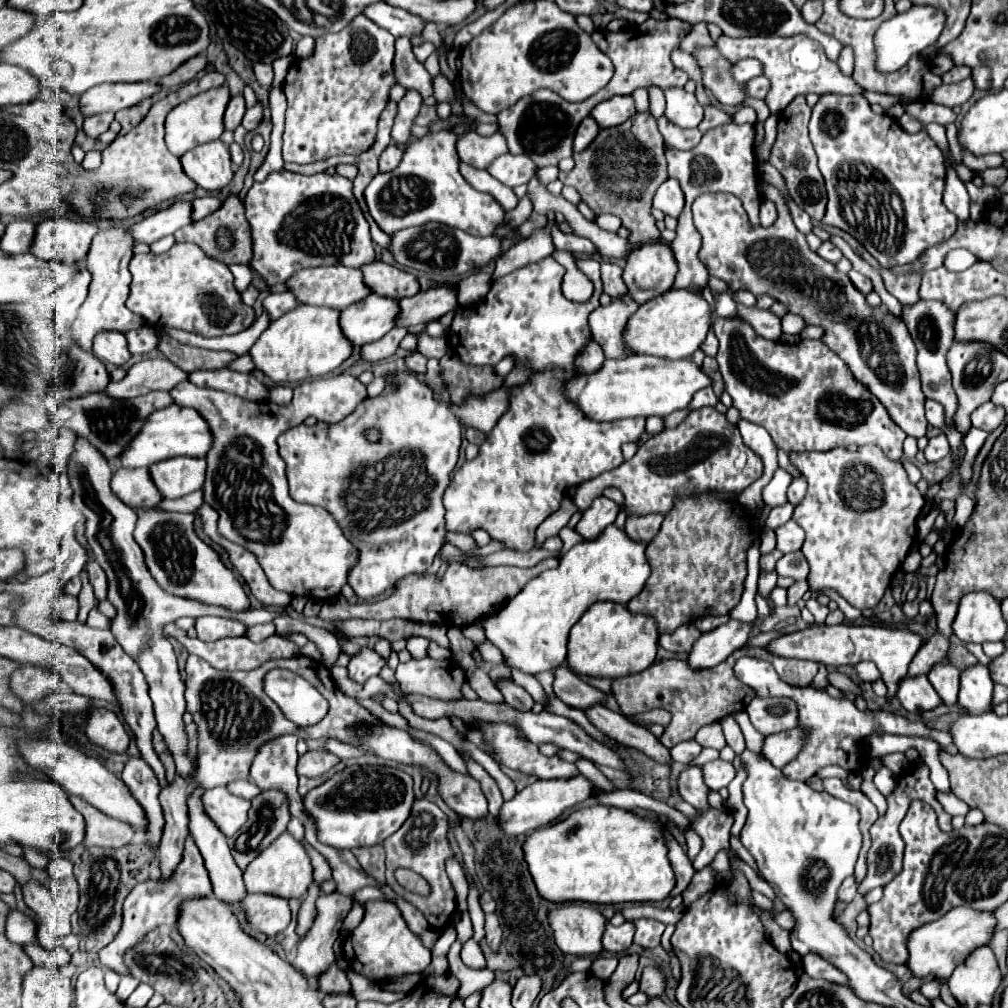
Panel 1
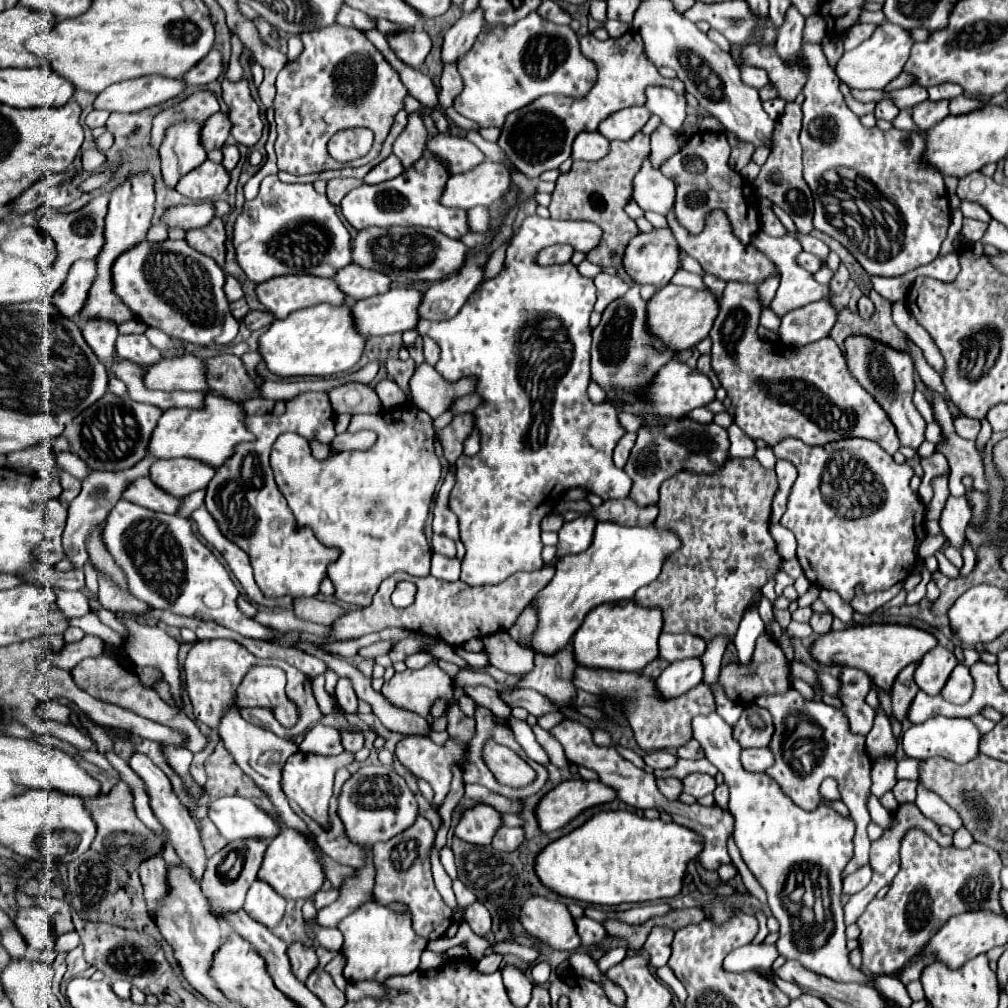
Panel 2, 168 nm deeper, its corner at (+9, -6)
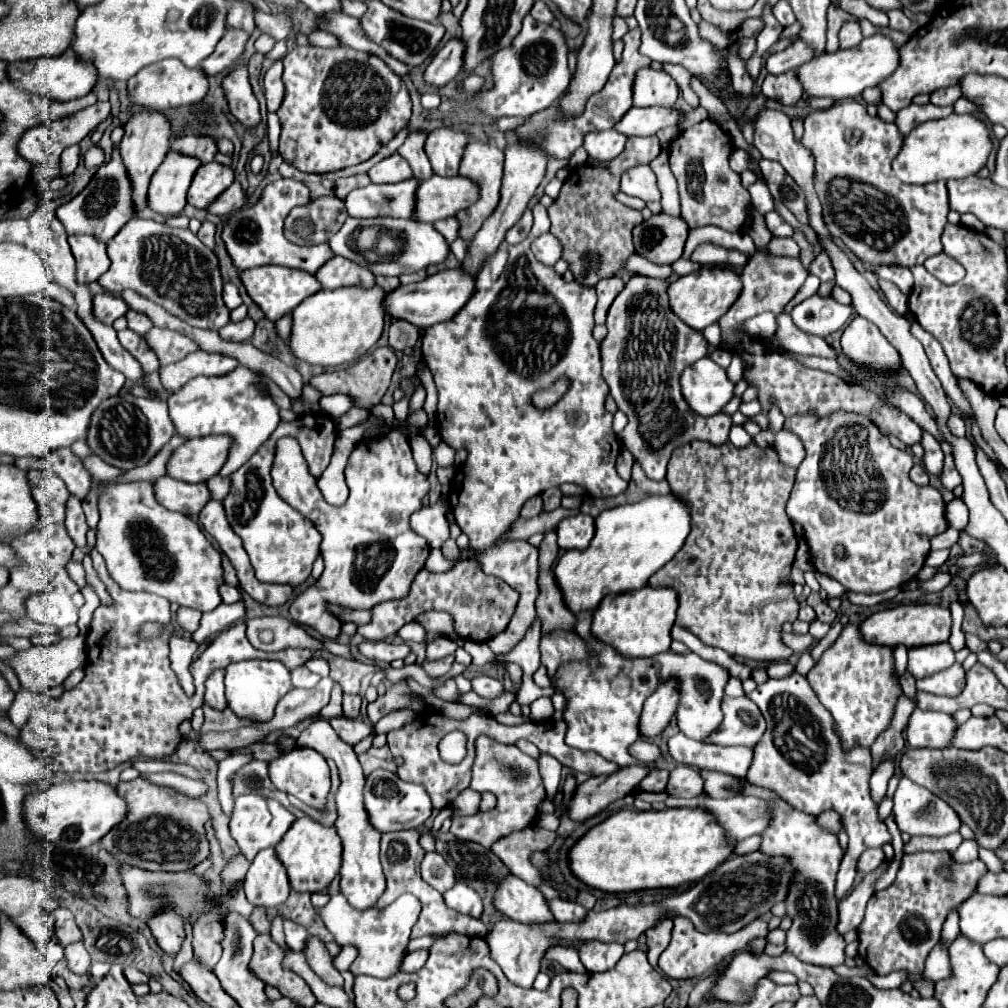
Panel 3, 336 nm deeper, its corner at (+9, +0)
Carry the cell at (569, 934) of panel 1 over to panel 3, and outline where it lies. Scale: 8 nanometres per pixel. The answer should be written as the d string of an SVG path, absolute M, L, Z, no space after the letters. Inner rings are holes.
M507 876L497 888L495 908L511 920L525 924L545 924L555 922L555 916L547 904L543 892L535 886L521 882L517 876Z

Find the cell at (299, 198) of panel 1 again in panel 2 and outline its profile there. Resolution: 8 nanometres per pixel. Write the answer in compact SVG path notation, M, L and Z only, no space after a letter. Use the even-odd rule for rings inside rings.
M275 174L261 182L261 190L255 200L245 202L243 212L235 222L235 250L237 262L255 284L283 274L313 274L321 278L333 278L335 272L351 264L349 232L337 218L333 204L325 194L317 194L311 184L283 184Z

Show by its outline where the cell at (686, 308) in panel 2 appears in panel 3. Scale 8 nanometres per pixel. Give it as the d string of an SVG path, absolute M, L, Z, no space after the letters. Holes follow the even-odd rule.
M701 268L699 272L687 274L677 278L669 288L669 308L693 330L703 330L711 324L715 324L725 310L737 300L737 294L741 292L741 280L737 278L737 272L731 268Z

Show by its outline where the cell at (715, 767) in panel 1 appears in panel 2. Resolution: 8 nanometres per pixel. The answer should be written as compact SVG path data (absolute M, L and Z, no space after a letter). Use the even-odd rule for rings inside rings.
M687 774L683 778L683 792L701 798L705 794L711 794L715 790L715 778L711 778L709 774Z

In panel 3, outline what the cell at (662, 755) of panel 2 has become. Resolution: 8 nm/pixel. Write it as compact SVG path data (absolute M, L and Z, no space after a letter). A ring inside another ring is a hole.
M637 740L631 748L629 748L629 754L641 762L655 762L657 758L661 758L661 750L659 746L651 744L651 742L645 742L645 740Z

